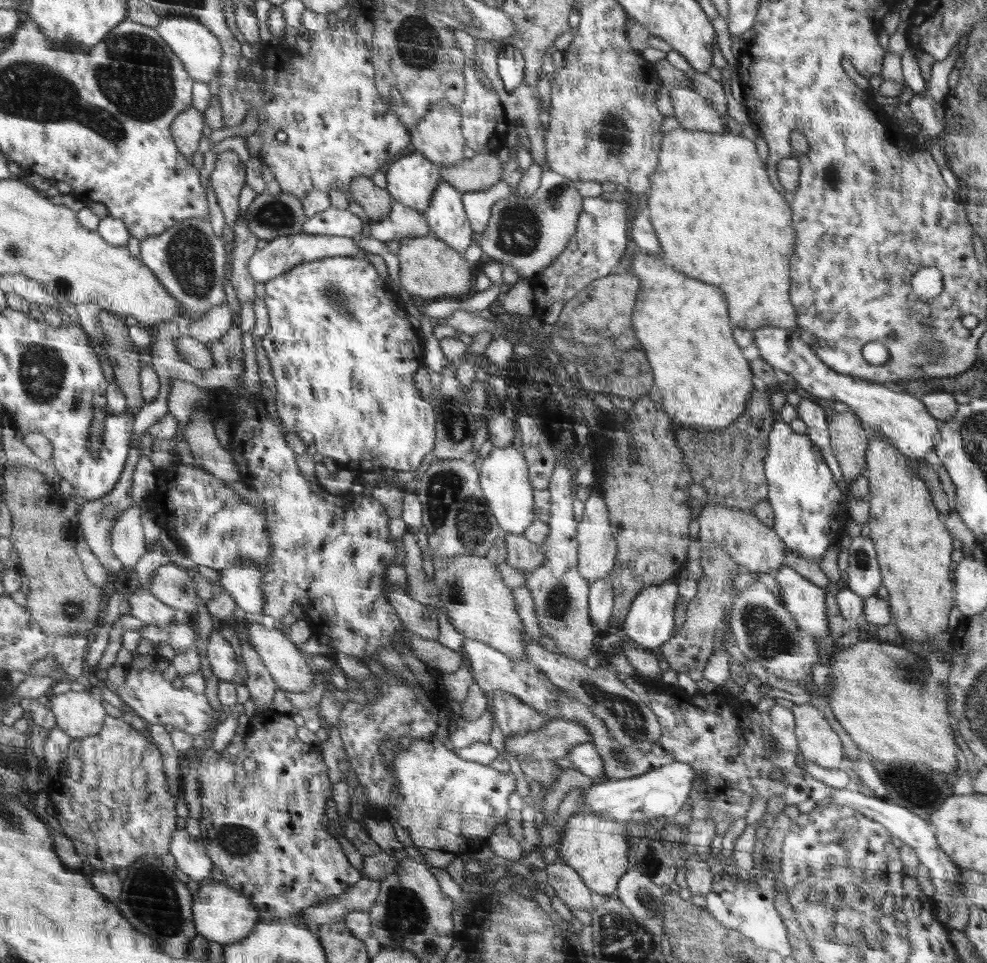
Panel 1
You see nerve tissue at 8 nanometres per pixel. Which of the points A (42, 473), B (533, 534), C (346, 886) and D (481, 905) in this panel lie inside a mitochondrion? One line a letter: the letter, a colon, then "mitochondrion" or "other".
A: other
B: other
C: other
D: other

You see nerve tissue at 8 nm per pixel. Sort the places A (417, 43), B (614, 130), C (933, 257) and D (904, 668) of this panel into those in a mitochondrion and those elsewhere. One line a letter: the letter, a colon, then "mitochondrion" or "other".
A: mitochondrion
B: mitochondrion
C: other
D: mitochondrion

